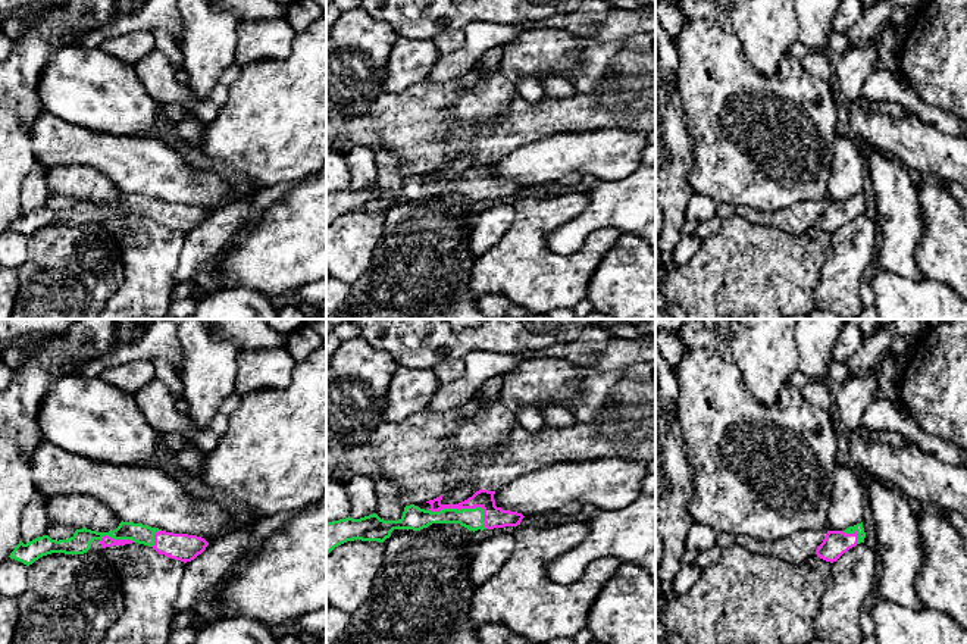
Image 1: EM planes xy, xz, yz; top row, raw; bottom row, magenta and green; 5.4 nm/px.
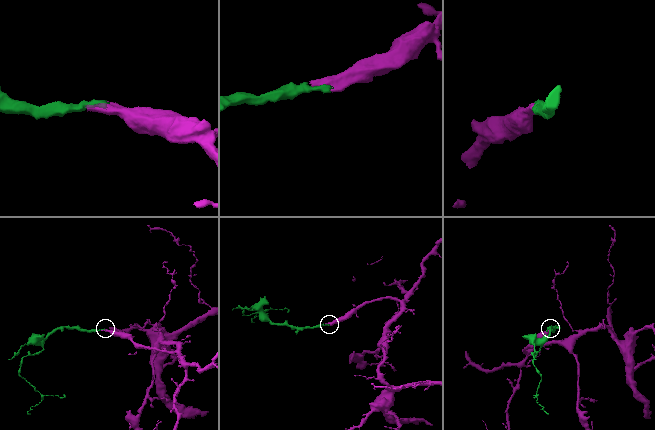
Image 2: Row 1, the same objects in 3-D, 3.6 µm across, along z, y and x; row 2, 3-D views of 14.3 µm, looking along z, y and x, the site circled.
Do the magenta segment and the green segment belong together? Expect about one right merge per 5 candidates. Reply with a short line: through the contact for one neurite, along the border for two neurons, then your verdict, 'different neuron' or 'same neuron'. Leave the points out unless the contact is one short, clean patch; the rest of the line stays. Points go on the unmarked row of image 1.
xz (494, 187), (481, 178), (466, 178), (472, 184), (472, 190) | same neuron

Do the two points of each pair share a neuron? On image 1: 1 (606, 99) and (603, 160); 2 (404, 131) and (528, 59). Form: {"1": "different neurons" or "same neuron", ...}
{"1": "different neurons", "2": "different neurons"}

